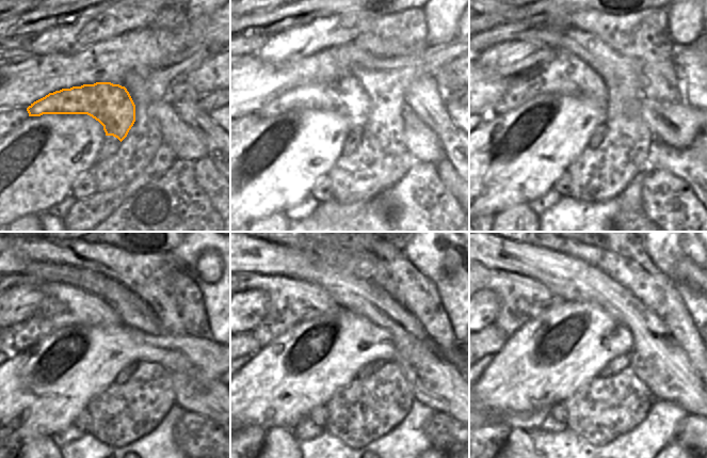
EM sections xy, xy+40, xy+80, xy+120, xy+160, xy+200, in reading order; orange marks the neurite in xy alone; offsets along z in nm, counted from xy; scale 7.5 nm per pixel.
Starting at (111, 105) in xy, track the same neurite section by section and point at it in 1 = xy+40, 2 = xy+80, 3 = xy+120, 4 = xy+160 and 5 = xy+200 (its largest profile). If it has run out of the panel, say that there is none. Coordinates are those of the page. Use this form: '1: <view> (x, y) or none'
1: xy+40 (347, 95)
2: xy+80 (585, 83)
3: xy+120 (31, 331)
4: xy+160 (271, 326)
5: xy+200 (508, 320)

